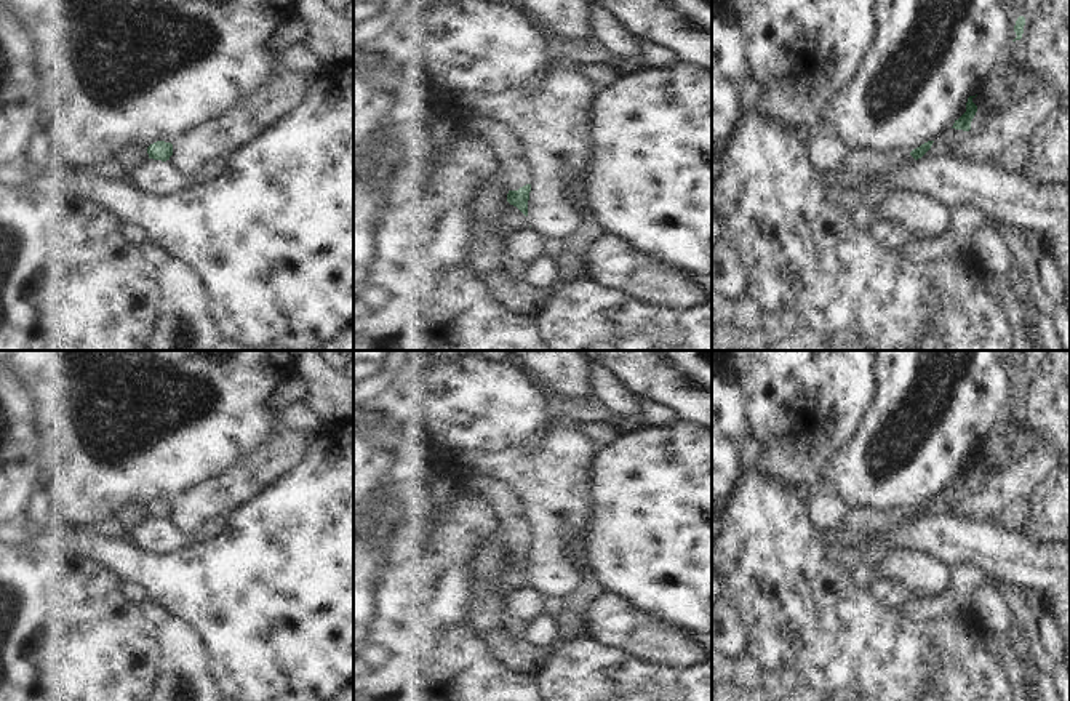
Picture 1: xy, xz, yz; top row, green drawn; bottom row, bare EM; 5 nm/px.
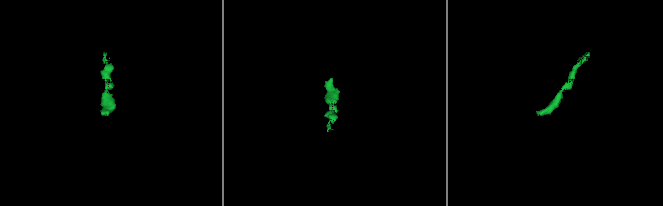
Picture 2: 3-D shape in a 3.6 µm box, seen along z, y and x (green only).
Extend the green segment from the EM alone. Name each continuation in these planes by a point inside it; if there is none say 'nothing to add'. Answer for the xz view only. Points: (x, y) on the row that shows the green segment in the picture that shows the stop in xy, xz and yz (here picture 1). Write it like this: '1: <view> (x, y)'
1: xz (517, 173)

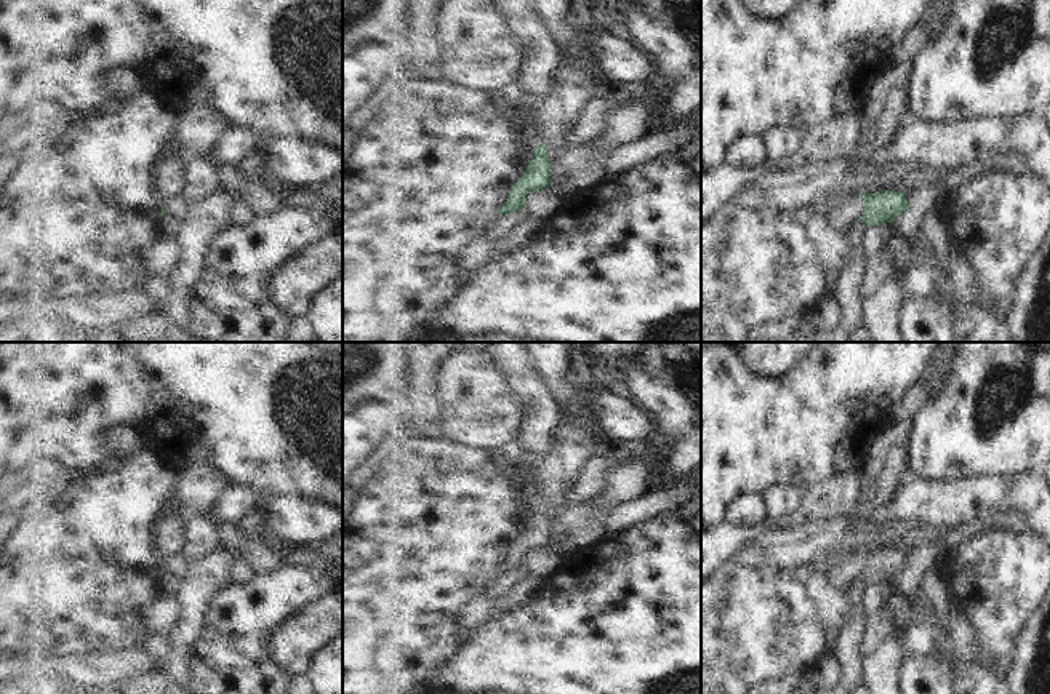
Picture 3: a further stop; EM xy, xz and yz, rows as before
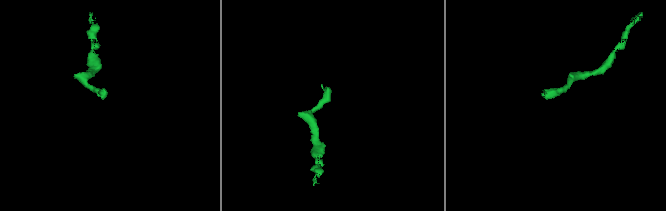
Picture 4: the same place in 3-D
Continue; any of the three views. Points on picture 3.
1: yz (842, 216)

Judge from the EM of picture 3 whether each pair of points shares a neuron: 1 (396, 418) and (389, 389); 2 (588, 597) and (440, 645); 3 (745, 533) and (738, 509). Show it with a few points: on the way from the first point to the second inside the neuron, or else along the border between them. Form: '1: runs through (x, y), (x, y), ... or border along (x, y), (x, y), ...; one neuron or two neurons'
1: border along (384, 400), (407, 403); two neurons
2: border along (464, 642), (460, 651), (440, 670); two neurons
3: border along (724, 520), (733, 525), (761, 523); two neurons

